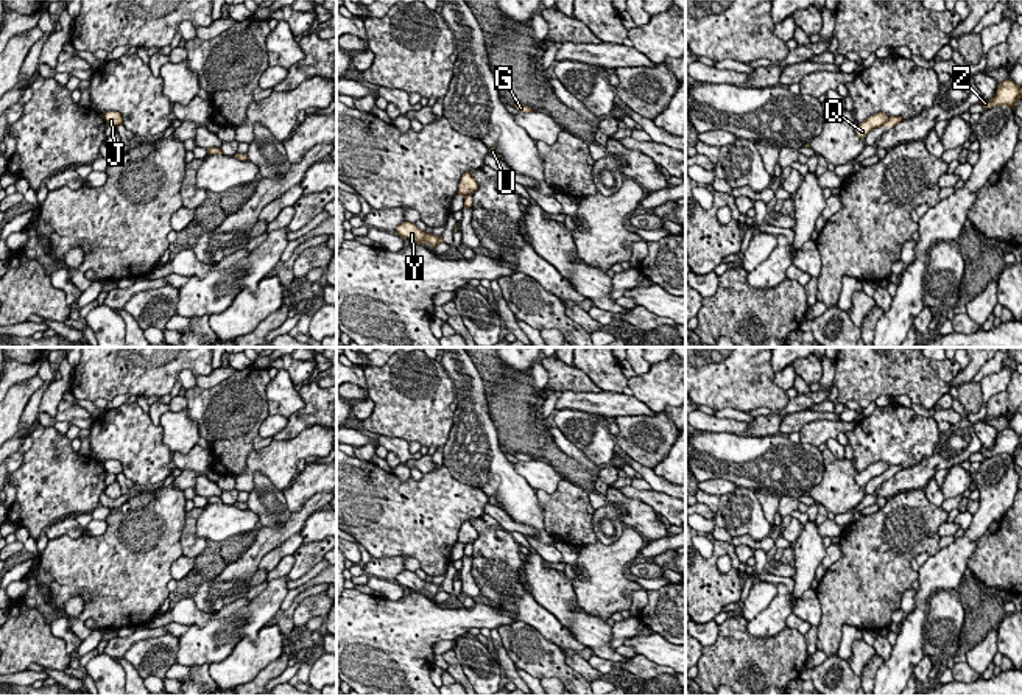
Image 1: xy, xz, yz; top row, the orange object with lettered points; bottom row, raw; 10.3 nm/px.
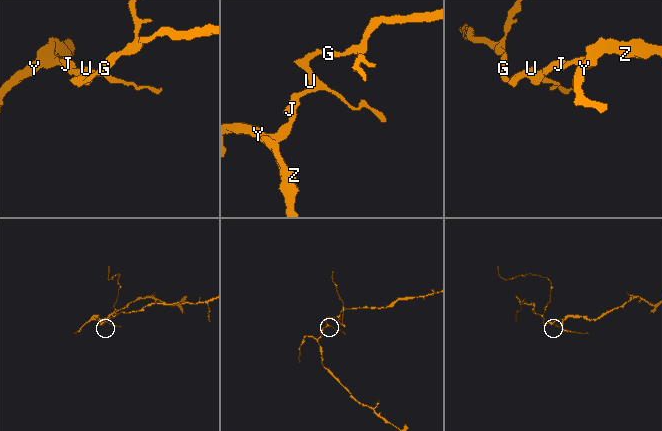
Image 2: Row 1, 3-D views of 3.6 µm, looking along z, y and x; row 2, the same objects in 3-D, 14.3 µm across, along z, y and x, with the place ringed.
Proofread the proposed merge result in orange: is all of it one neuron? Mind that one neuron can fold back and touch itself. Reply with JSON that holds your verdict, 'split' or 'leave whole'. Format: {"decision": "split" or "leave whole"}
{"decision": "split"}

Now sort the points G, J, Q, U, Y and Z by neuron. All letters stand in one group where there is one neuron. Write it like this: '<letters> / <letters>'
G J Q U / Y Z

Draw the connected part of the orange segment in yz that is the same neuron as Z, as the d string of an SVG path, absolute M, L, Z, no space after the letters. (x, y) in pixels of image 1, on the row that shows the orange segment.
M999 81L996 95L991 101L981 98L980 104L986 109L992 109L996 106L1008 106L1016 111L1016 101L1022 98L1022 87L1014 81Z

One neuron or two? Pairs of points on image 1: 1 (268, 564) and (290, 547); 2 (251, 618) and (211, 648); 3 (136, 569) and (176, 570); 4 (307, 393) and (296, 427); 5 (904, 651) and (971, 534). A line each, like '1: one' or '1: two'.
1: one
2: one
3: two
4: one
5: one

